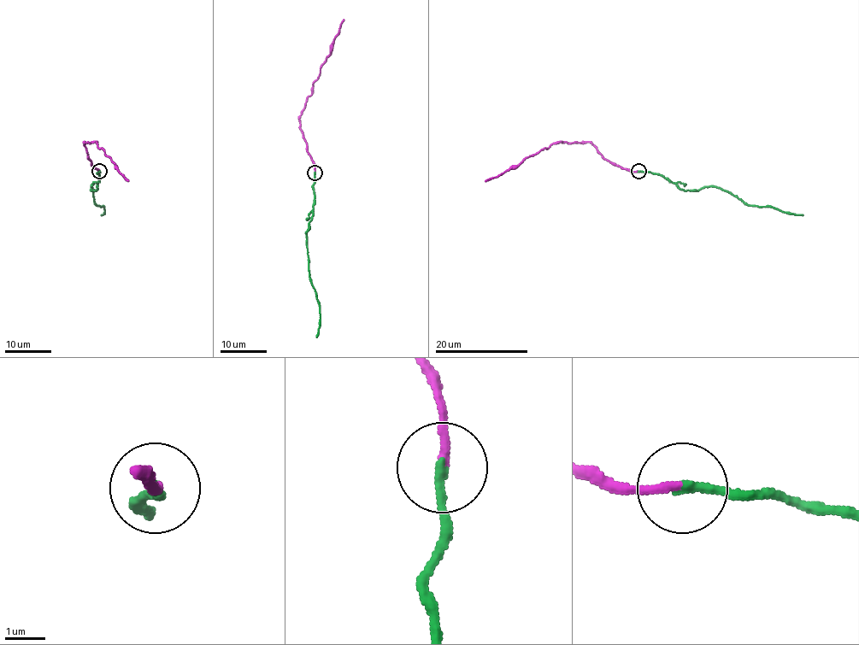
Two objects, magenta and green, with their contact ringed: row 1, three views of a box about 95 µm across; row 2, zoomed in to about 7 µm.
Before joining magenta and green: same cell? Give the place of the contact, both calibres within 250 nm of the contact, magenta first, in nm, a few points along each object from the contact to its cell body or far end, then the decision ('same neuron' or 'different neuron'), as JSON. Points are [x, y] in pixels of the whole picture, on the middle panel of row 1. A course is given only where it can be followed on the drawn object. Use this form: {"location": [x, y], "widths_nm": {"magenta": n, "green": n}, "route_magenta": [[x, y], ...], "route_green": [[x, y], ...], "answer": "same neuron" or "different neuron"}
{"location": [314, 172], "widths_nm": {"magenta": 200, "green": 240}, "route_magenta": [[314, 173], [300, 115], [344, 20]], "route_green": [[314, 173], [307, 250], [308, 271], [320, 307], [320, 327], [316, 337]], "answer": "different neuron"}

